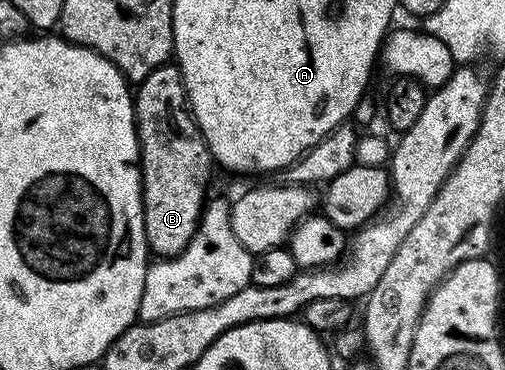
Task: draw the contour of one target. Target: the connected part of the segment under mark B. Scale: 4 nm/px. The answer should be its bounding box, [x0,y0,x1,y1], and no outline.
[133,64,211,258]

